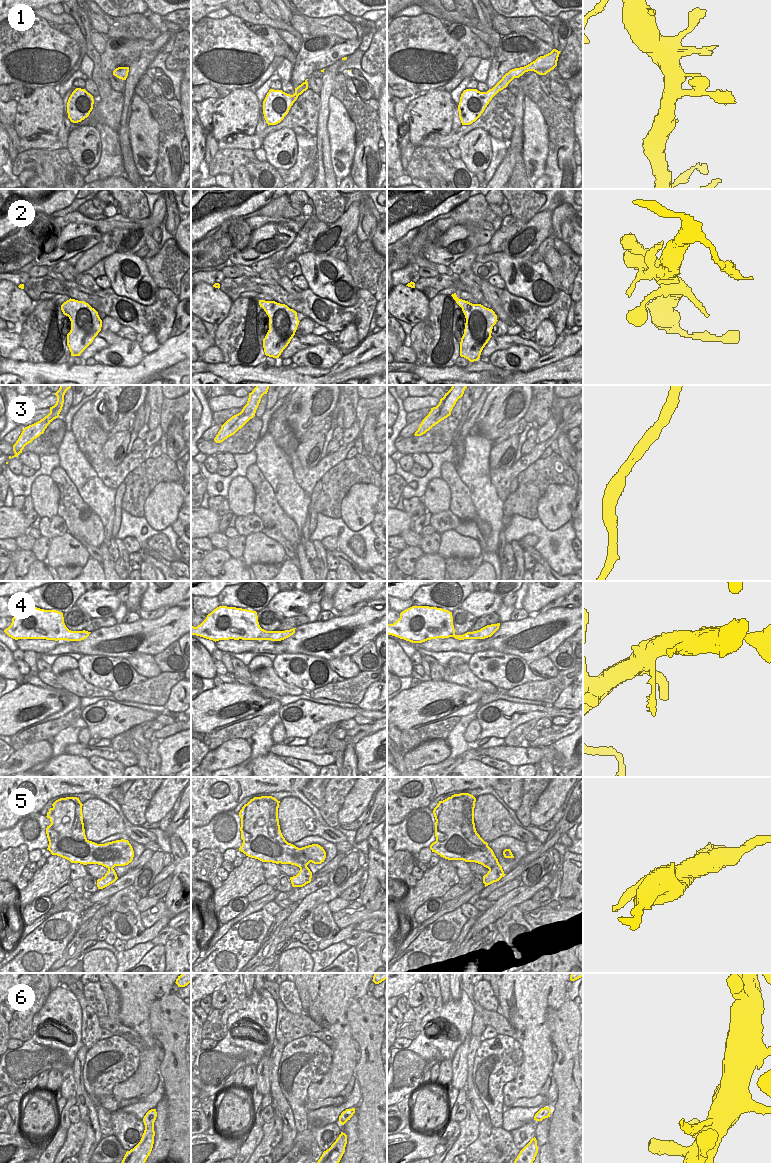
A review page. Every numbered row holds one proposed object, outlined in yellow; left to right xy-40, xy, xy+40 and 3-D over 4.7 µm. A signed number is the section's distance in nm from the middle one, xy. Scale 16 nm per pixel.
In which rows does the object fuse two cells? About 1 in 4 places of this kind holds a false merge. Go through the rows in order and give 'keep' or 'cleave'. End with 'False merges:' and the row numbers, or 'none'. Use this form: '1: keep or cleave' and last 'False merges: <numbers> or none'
1: keep
2: keep
3: keep
4: keep
5: cleave
6: keep
False merges: 5

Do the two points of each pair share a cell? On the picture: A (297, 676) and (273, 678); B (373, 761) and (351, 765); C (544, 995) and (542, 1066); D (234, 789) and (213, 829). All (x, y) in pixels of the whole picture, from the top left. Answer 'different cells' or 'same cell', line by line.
A: different cells
B: different cells
C: same cell
D: different cells

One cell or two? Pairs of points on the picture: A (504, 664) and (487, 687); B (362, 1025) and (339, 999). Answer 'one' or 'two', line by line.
A: two
B: two

